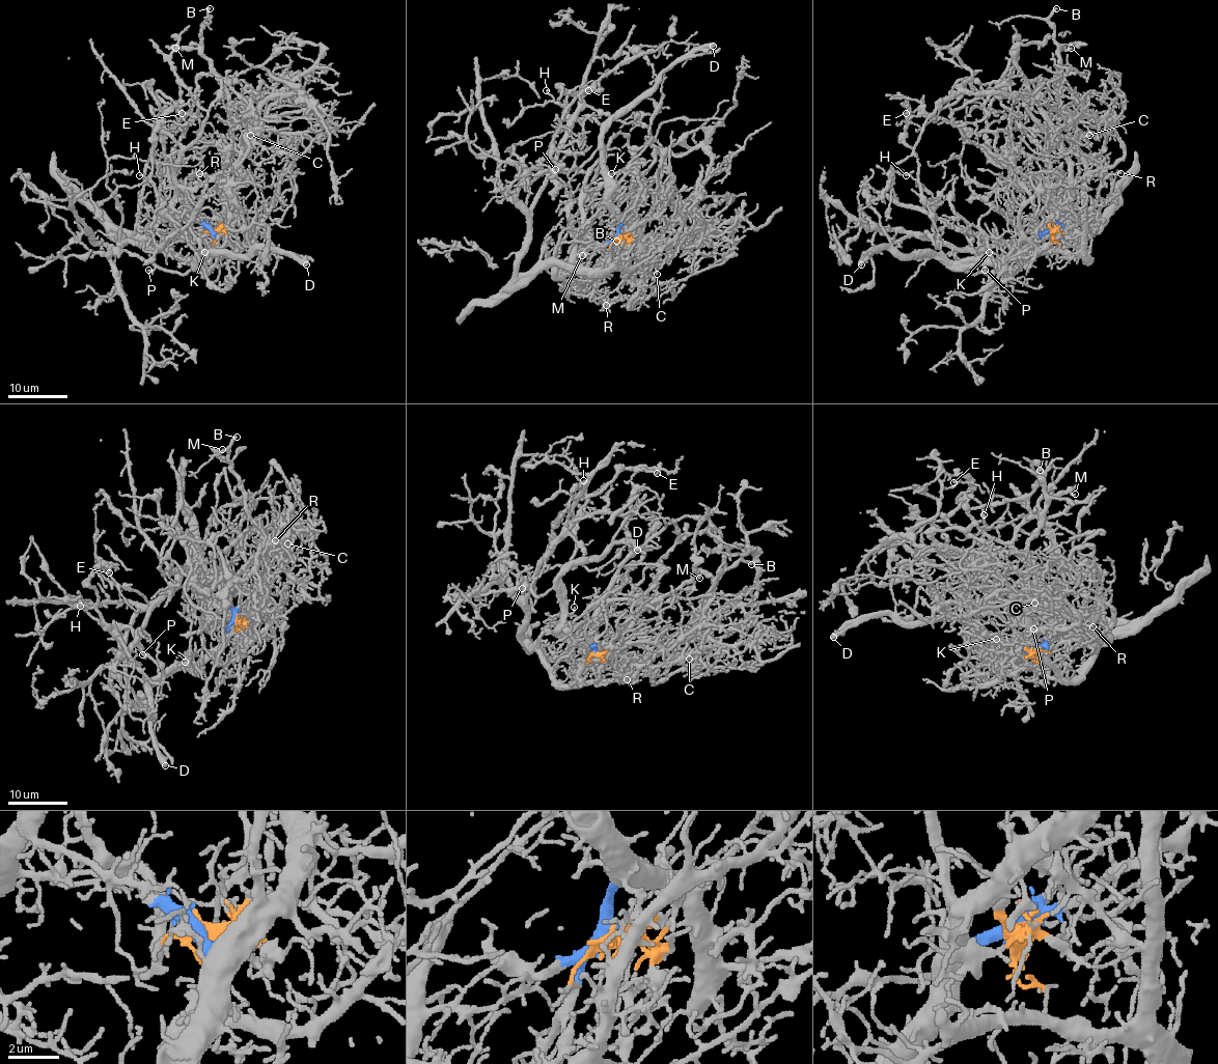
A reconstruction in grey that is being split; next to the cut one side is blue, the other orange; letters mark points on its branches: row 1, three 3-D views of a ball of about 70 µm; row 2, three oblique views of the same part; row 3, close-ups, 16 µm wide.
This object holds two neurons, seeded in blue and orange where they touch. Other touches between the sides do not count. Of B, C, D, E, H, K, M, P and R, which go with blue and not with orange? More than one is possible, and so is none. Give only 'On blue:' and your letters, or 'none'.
On blue: D, E, H, K, P

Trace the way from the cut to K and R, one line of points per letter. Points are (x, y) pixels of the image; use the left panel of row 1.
K: (212, 230), (212, 254), (202, 268), (198, 257), (204, 253)
R: (212, 232), (219, 227), (218, 222), (218, 230), (226, 216), (226, 182), (219, 175), (208, 177), (200, 172)

